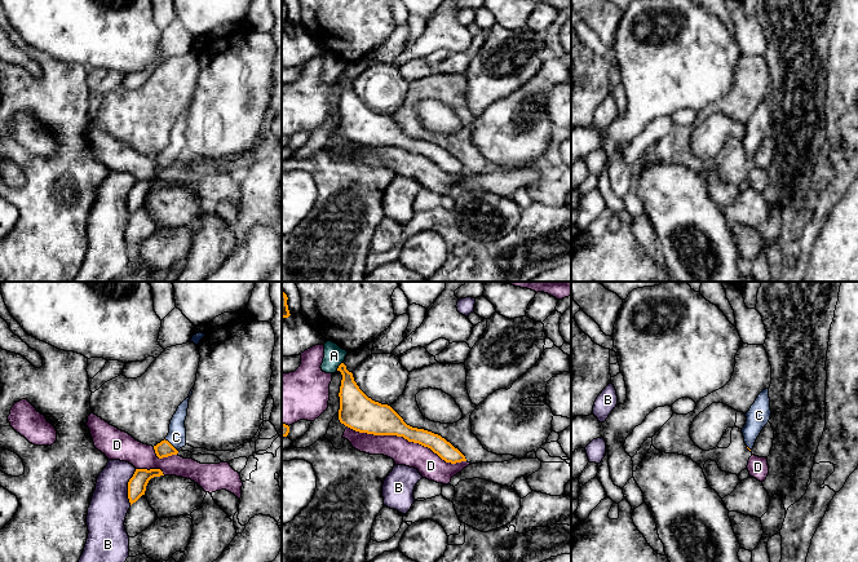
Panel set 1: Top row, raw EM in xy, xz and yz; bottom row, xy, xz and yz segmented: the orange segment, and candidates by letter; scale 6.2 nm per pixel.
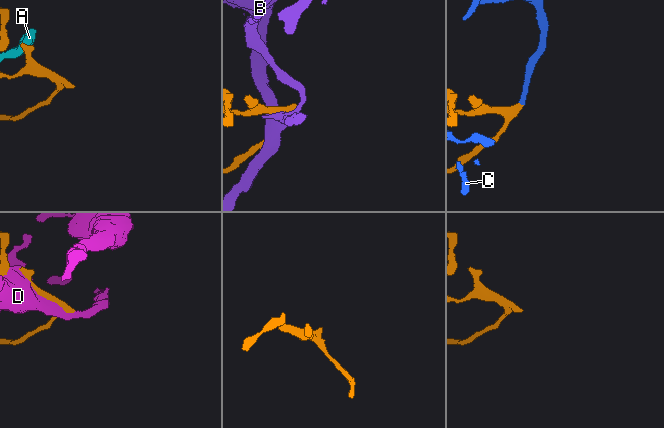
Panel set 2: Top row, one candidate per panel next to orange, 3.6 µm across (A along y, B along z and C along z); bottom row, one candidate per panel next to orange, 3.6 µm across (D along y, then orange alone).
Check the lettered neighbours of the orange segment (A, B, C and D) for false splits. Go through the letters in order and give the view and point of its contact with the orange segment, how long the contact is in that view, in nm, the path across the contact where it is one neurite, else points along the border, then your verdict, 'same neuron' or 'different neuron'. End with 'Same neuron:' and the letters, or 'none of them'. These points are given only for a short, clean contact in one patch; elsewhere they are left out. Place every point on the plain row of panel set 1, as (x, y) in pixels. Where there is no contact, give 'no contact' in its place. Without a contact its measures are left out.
A: xz (339, 76) | 70 nm | along xz (343, 72), (336, 80) | different neuron
B: xy (128, 198) | 220 nm | different neuron
C: xy (171, 155) | 120 nm | across xy (164, 159), (171, 155), (176, 147) | same neuron
D: xz (407, 150) | 750 nm | different neuron
Same neuron: C

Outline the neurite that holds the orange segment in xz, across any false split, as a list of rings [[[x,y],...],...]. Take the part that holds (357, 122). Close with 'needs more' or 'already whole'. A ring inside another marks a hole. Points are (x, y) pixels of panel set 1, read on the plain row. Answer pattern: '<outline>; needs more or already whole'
[[[344,74],[337,81],[342,85],[339,103],[341,134],[359,143],[403,147],[408,152],[430,159],[446,173],[466,172],[465,167],[441,146],[407,136],[390,116],[368,109]]]; already whole

